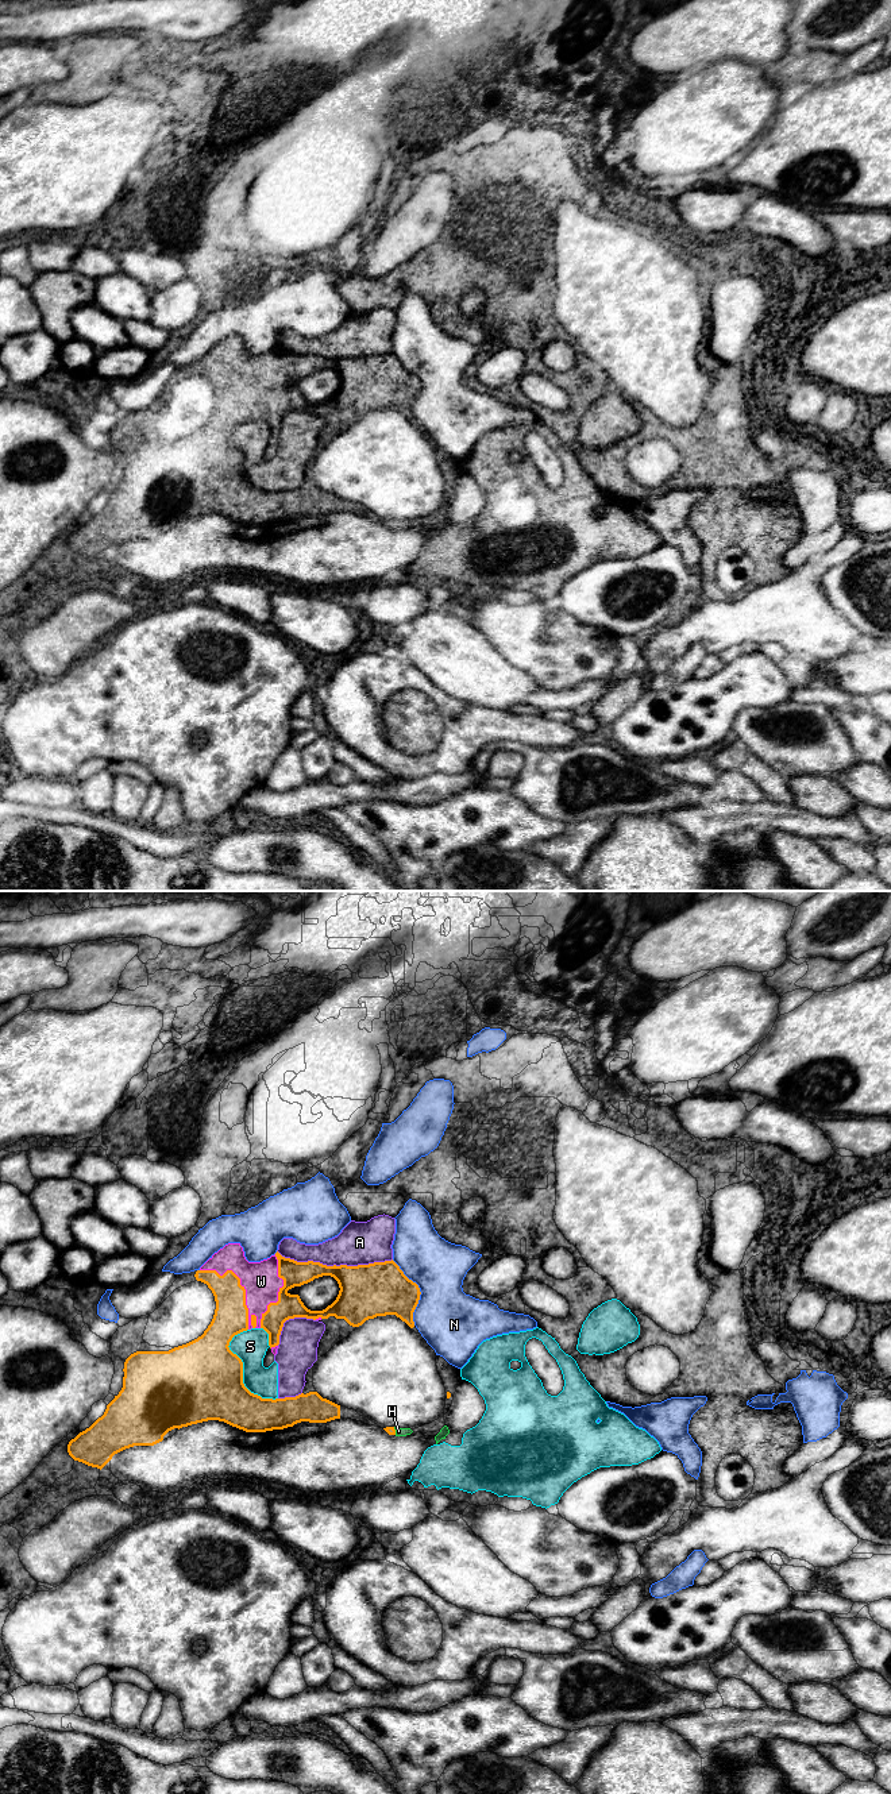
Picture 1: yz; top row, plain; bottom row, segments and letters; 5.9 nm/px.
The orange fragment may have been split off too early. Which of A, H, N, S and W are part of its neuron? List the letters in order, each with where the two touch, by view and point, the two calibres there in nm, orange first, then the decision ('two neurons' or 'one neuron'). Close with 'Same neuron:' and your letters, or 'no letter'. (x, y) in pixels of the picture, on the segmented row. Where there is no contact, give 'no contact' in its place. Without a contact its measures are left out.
A: yz (335, 1265) | 320/260 nm | two neurons
H: yz (394, 1431) | 50/50 nm | one neuron
N: yz (420, 1292) | 320/380 nm | two neurons
S: yz (242, 1376) | 480/190 nm | two neurons
W: yz (239, 1284) | 200/220 nm | one neuron
Same neuron: H, W

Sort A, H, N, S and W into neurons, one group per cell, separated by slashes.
A S / H W / N

